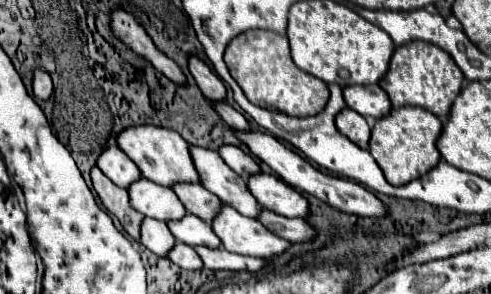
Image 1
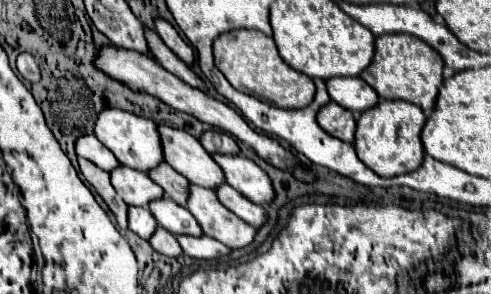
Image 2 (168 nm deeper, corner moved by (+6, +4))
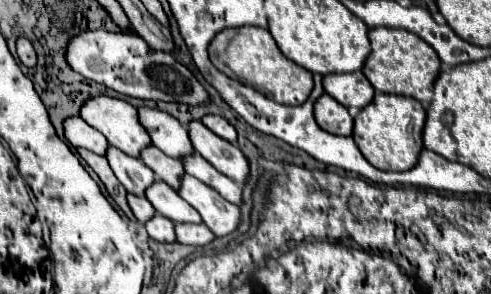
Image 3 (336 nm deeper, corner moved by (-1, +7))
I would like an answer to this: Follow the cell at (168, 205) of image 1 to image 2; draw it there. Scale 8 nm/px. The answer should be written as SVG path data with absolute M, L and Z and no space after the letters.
M120 165L118 171L112 171L112 185L116 193L126 201L126 205L148 207L150 201L162 199L164 189L156 185L146 173Z

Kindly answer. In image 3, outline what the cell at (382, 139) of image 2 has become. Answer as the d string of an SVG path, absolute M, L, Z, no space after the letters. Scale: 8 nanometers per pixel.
M375 94L371 104L367 104L357 116L353 126L353 140L365 160L379 170L403 172L417 164L419 152L423 150L423 126L425 126L425 108L407 96L397 94Z

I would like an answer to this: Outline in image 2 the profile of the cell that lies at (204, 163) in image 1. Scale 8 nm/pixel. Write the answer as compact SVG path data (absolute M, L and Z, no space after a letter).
M160 125L158 131L162 135L164 161L178 173L184 173L192 185L216 191L222 183L226 183L224 171L214 163L212 155L196 137L182 129L172 129L166 125Z

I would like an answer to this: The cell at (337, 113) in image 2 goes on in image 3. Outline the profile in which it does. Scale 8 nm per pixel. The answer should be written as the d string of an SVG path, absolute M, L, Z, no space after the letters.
M323 94L315 102L315 120L329 134L339 134L339 136L351 136L353 134L351 114L347 112L345 106L341 106L337 100L333 100L327 94Z

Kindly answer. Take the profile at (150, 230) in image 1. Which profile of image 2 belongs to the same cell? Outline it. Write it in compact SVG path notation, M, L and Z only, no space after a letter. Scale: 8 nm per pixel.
M130 207L128 209L128 227L142 239L150 239L158 227L148 207Z

